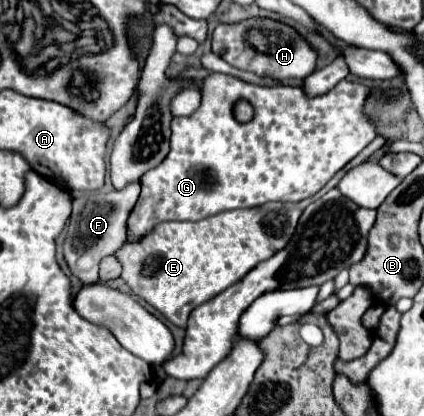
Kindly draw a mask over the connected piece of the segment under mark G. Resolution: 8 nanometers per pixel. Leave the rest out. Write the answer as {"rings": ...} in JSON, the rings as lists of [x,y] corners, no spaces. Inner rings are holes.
{"rings":[[[211,73],[205,83],[203,83],[203,101],[201,101],[201,107],[189,115],[189,117],[175,117],[171,121],[171,129],[173,129],[173,135],[171,135],[171,151],[169,155],[161,161],[161,165],[149,169],[143,177],[141,177],[141,197],[135,205],[135,209],[131,211],[129,215],[129,221],[127,221],[127,239],[125,243],[137,243],[141,241],[141,237],[149,235],[151,229],[163,221],[199,221],[199,219],[205,219],[205,217],[211,217],[211,215],[217,215],[217,213],[223,213],[223,211],[229,211],[229,209],[247,209],[247,207],[259,207],[263,203],[269,203],[269,201],[289,201],[289,203],[299,203],[303,199],[309,199],[313,197],[317,191],[323,189],[323,185],[339,171],[343,169],[357,153],[361,153],[373,139],[375,139],[375,127],[365,119],[363,115],[363,101],[367,97],[367,87],[359,85],[359,83],[349,83],[349,81],[341,81],[337,83],[329,93],[325,95],[319,95],[319,97],[305,97],[305,93],[301,91],[301,87],[293,87],[293,85],[271,85],[271,87],[265,87],[265,85],[255,85],[255,83],[247,83],[239,77],[233,77],[233,75],[225,75],[225,73]],[[239,99],[247,99],[251,105],[253,105],[253,119],[247,121],[247,123],[241,123],[235,119],[235,113],[233,113],[233,107]]]}

